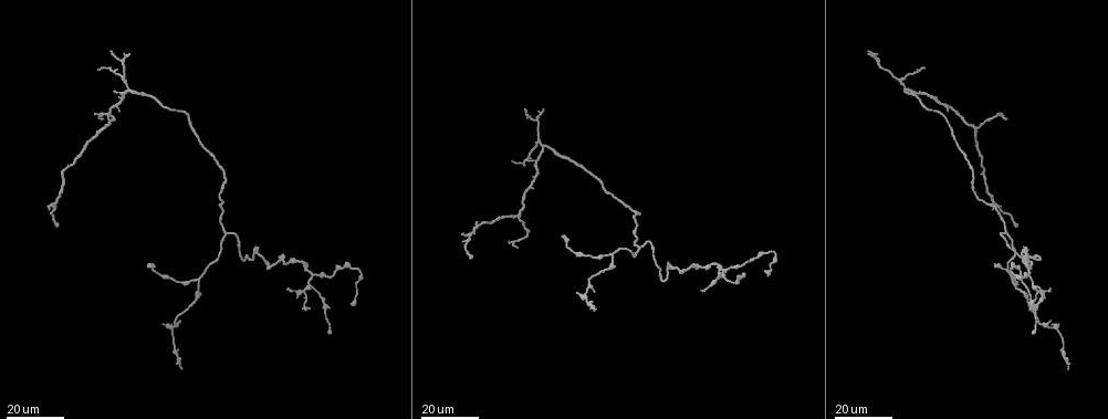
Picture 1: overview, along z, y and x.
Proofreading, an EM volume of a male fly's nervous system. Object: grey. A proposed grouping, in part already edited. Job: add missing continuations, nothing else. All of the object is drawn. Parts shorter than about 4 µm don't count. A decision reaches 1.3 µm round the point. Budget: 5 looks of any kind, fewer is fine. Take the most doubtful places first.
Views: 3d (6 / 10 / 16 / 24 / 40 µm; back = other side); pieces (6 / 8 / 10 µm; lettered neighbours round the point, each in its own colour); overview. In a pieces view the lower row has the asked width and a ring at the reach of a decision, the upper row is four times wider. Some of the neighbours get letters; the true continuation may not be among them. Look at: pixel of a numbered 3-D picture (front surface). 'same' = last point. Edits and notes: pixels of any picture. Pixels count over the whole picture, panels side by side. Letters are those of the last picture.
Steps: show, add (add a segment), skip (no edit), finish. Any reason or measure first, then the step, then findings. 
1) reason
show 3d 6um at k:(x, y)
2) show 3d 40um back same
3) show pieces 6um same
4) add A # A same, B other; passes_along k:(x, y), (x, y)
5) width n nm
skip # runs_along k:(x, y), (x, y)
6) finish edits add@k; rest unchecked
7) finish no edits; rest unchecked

tapers out
show 3d 16um at 1:(117, 111)

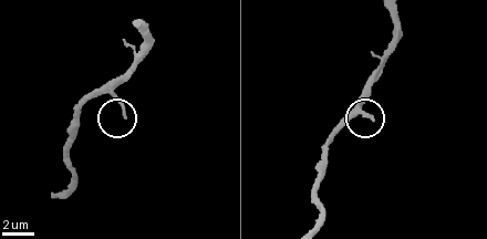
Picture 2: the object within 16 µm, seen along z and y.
show pieces 6um at 2:(370, 119)

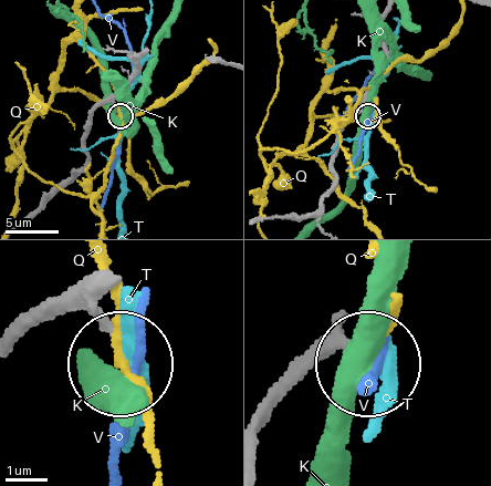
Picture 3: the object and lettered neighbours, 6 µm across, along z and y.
skip # K other, Q other, T other, V other; none of them fits

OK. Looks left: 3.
branch stops here
show 3d 24um at 1:(111, 52)

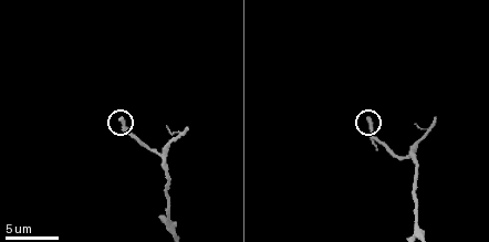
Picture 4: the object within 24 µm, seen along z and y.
show 3d 6um at 4:(368, 120)

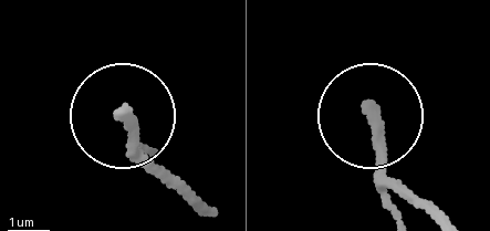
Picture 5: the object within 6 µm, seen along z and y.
what lies round it
show pieces 6um at 5:(372, 109)

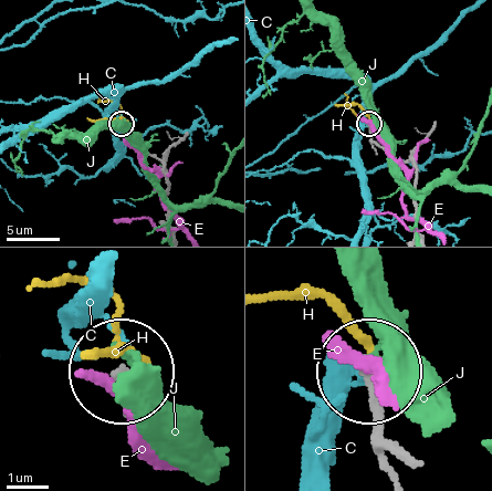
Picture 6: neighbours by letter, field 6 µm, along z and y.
skip # C other, E other, H other, J other; none of them fits

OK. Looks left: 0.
finish no edits; rest unchecked

